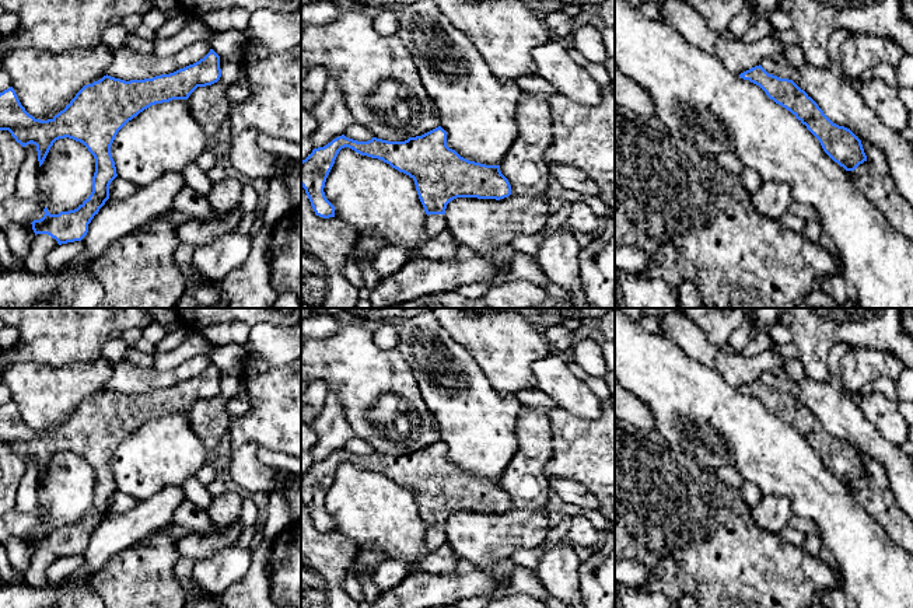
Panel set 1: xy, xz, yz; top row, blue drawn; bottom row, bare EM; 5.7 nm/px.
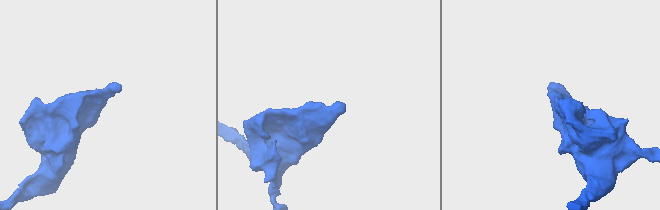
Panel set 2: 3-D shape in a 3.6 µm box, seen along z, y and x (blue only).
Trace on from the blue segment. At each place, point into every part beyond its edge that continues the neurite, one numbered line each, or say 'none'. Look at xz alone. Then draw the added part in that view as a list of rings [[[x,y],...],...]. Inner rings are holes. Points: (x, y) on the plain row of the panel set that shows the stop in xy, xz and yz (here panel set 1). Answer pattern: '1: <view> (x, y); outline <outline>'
none

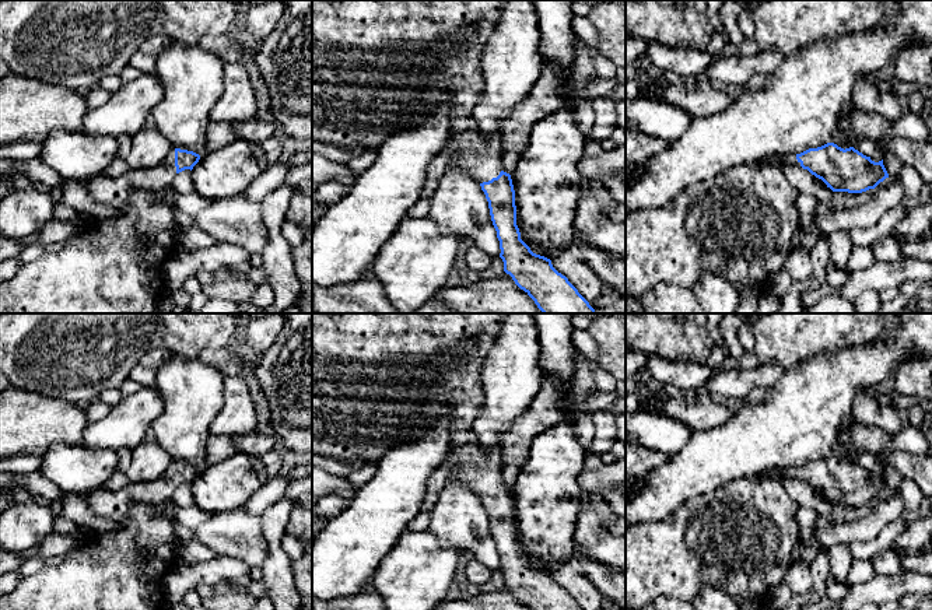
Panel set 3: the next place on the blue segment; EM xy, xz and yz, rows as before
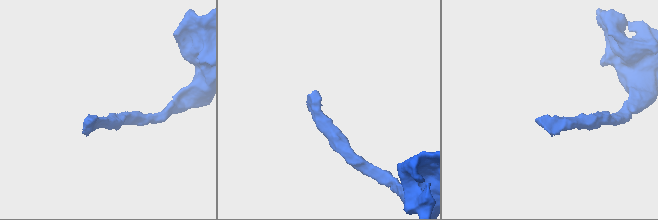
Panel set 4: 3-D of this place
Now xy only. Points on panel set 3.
1: xy (114, 504); outline [[[174,462],[165,474],[154,481],[129,483],[120,490],[99,487],[84,494],[83,498],[94,515],[120,520],[127,515],[134,502],[150,504],[153,506],[168,504],[175,490]]]

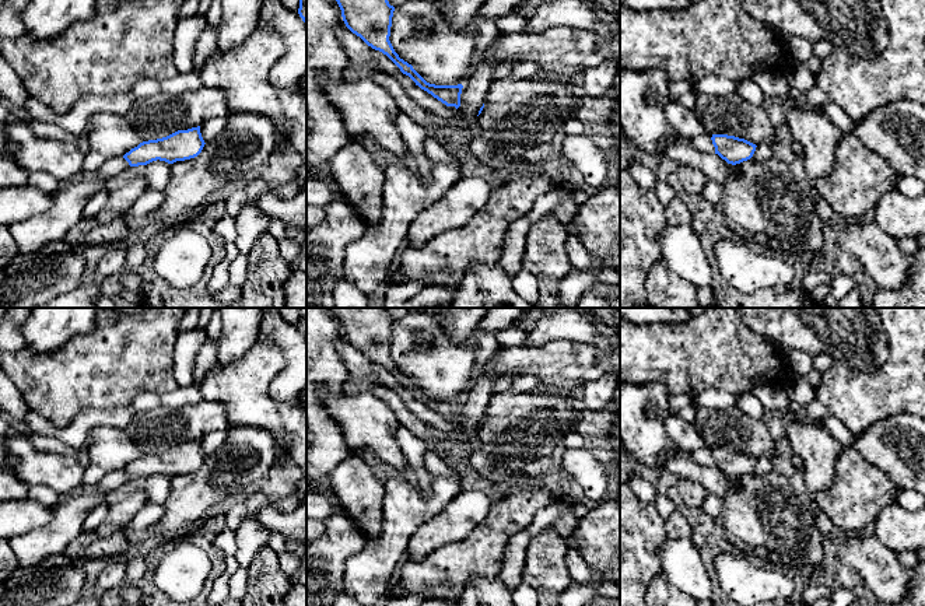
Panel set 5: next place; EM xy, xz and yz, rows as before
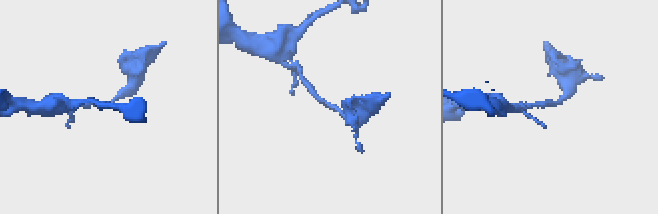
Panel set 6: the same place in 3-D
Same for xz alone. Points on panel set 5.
none

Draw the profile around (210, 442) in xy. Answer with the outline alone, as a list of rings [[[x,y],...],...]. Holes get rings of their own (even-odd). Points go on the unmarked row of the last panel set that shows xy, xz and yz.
[[[211,431],[200,438],[204,456],[210,456],[225,442],[227,431]]]

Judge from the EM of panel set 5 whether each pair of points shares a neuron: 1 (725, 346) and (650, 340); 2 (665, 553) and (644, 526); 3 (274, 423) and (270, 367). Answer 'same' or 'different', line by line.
1: same
2: different
3: same

